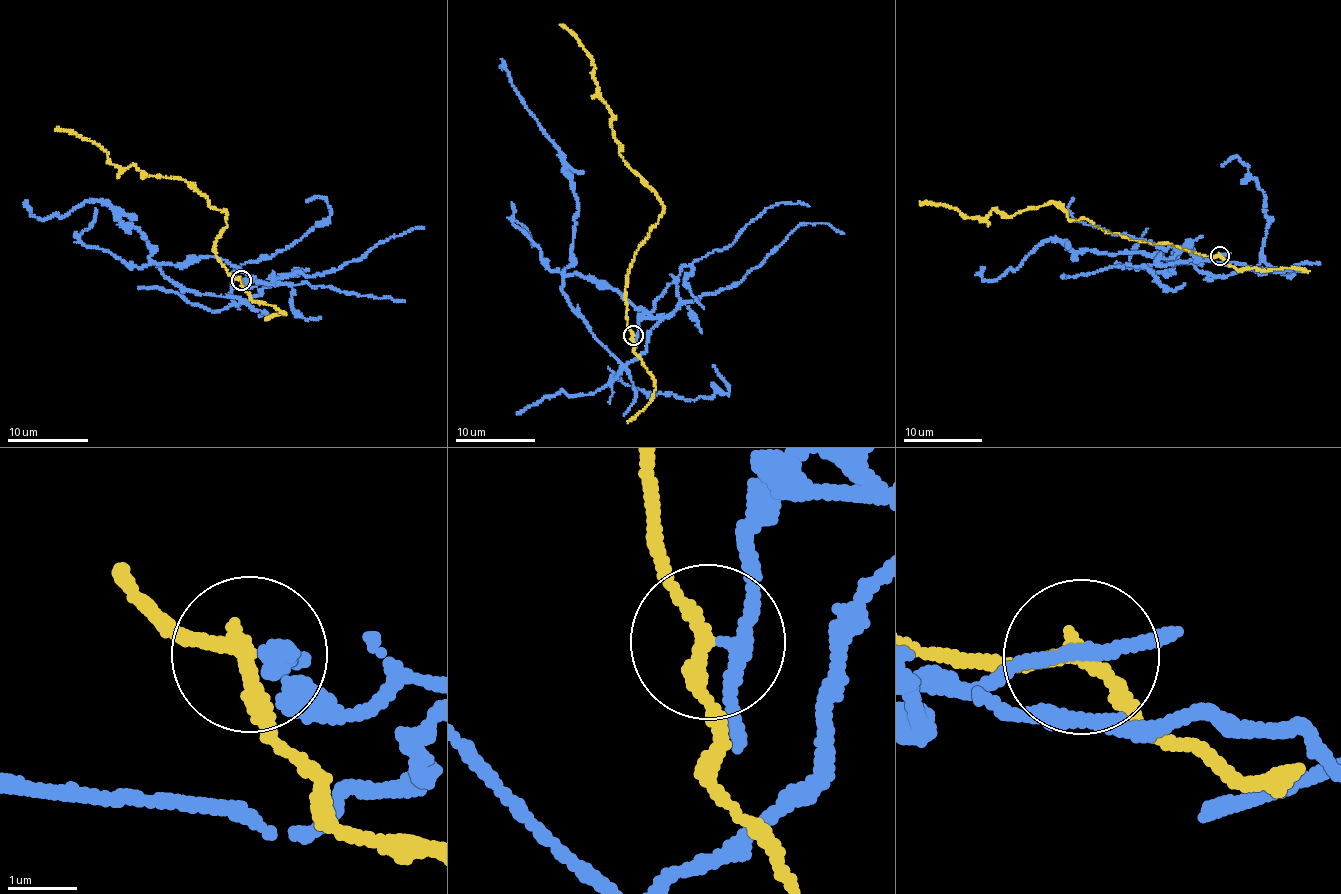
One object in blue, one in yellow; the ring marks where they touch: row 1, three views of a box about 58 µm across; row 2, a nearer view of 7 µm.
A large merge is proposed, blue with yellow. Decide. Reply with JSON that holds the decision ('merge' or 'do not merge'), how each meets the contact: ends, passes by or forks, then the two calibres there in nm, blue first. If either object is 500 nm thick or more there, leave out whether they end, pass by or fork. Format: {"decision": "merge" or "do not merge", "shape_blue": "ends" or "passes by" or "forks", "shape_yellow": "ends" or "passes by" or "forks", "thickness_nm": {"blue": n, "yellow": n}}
{"decision": "do not merge", "shape_blue": "passes by", "shape_yellow": "passes by", "thickness_nm": {"blue": 190, "yellow": 200}}

